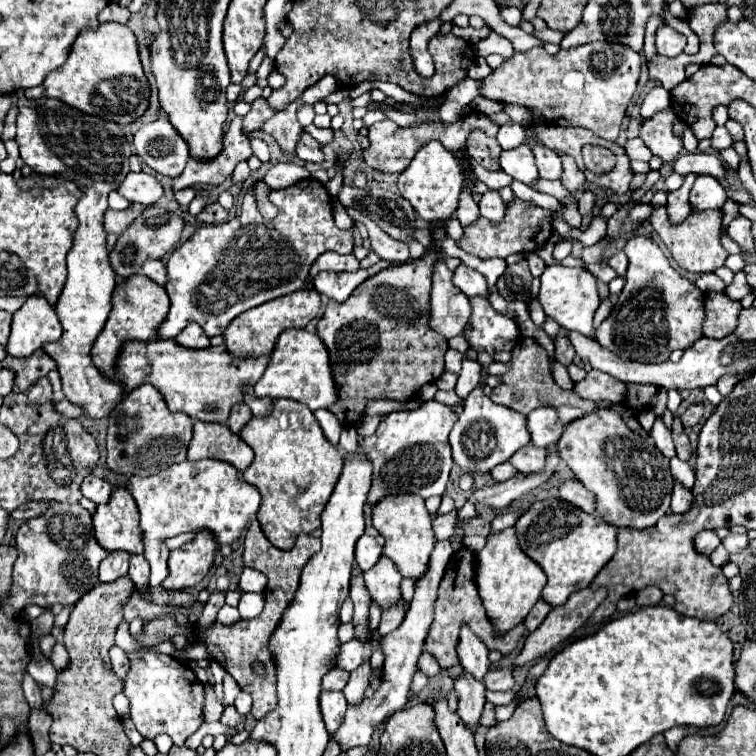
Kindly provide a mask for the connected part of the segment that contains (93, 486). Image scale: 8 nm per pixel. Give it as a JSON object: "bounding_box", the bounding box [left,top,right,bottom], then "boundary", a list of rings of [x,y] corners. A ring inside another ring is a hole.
{"bounding_box":[81,474,113,504],"boundary":[[[89,474],[81,484],[81,492],[83,492],[85,498],[93,500],[95,504],[107,504],[109,498],[111,498],[113,488],[111,488],[111,484],[107,480]]]}

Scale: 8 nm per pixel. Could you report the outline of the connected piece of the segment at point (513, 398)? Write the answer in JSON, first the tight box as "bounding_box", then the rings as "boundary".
{"bounding_box":[489,338,599,424],"boundary":[[[523,338],[519,340],[519,344],[513,348],[511,352],[511,367],[501,375],[501,384],[493,388],[493,394],[489,396],[495,404],[503,404],[511,410],[517,410],[521,414],[529,414],[531,410],[539,408],[539,406],[547,406],[551,404],[553,408],[557,408],[559,418],[563,420],[563,424],[569,424],[577,418],[583,418],[595,410],[599,410],[599,406],[595,402],[587,402],[587,400],[579,400],[579,396],[575,396],[573,390],[561,390],[555,380],[549,374],[549,358],[547,352],[531,338]]]}

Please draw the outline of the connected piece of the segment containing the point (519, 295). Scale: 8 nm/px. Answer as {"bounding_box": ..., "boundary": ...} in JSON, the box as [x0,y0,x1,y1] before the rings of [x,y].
{"bounding_box":[497,260,533,302],"boundary":[[[519,260],[517,264],[507,266],[505,274],[497,282],[497,288],[499,288],[499,294],[507,302],[515,302],[515,300],[525,302],[529,298],[531,280],[533,280],[533,276],[529,272],[527,262],[525,260]]]}

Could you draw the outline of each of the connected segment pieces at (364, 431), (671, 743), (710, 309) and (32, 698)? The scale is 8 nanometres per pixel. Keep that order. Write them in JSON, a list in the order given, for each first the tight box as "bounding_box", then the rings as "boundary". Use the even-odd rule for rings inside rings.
[{"bounding_box":[357,415,385,437],"boundary":[[[385,415],[382,416],[366,416],[364,417],[359,425],[357,426],[357,433],[361,437],[371,436],[377,430],[380,422],[385,418]]]},{"bounding_box":[665,728,685,752],"boundary":[[[671,728],[671,730],[667,730],[665,734],[665,742],[667,742],[667,746],[675,752],[675,748],[677,748],[677,744],[681,742],[681,738],[685,736],[685,728]]]},{"bounding_box":[703,292,741,338],"boundary":[[[707,292],[705,300],[705,320],[703,336],[707,338],[725,338],[735,332],[737,318],[741,312],[741,302],[731,300],[725,292]]]},{"bounding_box":[22,672,44,709],"boundary":[[[26,672],[23,678],[22,689],[25,699],[31,709],[39,709],[44,704],[41,689],[34,679]]]}]

